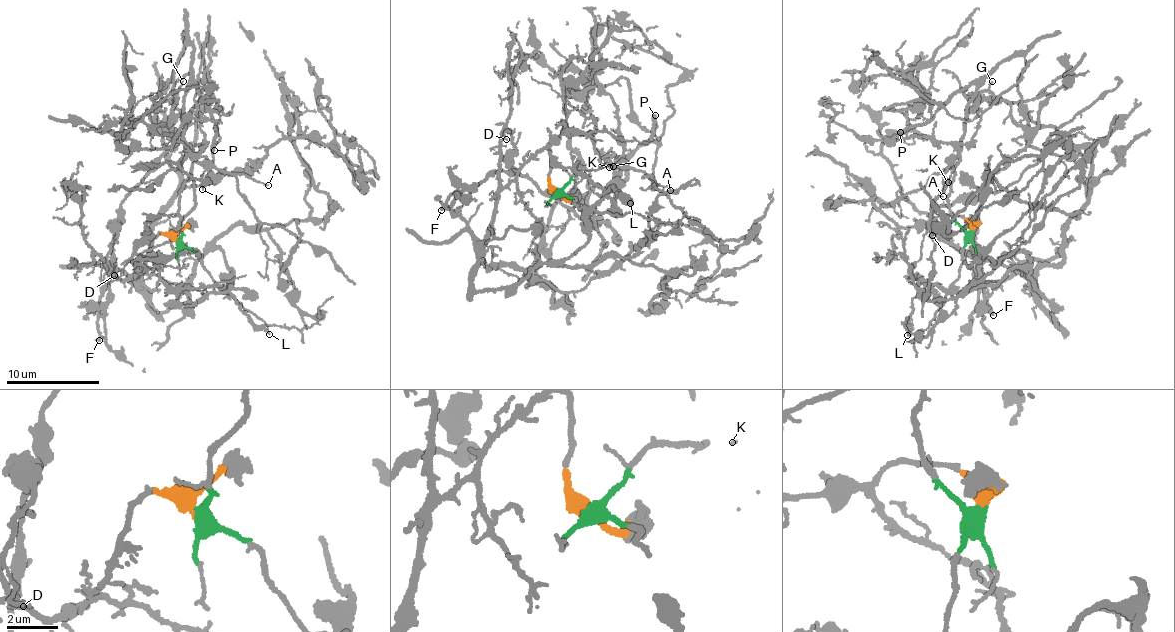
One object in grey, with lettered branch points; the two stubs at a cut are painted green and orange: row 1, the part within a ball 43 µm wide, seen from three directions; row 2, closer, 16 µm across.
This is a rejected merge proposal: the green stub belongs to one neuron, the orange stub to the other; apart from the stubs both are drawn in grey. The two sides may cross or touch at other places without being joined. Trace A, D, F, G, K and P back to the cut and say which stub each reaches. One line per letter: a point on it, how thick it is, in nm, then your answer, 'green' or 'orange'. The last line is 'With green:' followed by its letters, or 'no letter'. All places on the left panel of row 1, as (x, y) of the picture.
A: (268, 185) | 100 nm | green
D: (114, 275) | 120 nm | orange
F: (99, 340) | 260 nm | orange
G: (183, 81) | 110 nm | orange
K: (202, 189) | 100 nm | green
P: (214, 150) | 280 nm | green
With green: A, K, P

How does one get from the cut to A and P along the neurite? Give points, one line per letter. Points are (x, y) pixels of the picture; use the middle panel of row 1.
A: (556, 193), (569, 182), (577, 169), (591, 166), (595, 169), (608, 163), (647, 172), (651, 181), (671, 190)
P: (556, 193), (569, 182), (577, 169), (600, 167), (615, 152), (625, 156), (652, 139), (656, 115)

